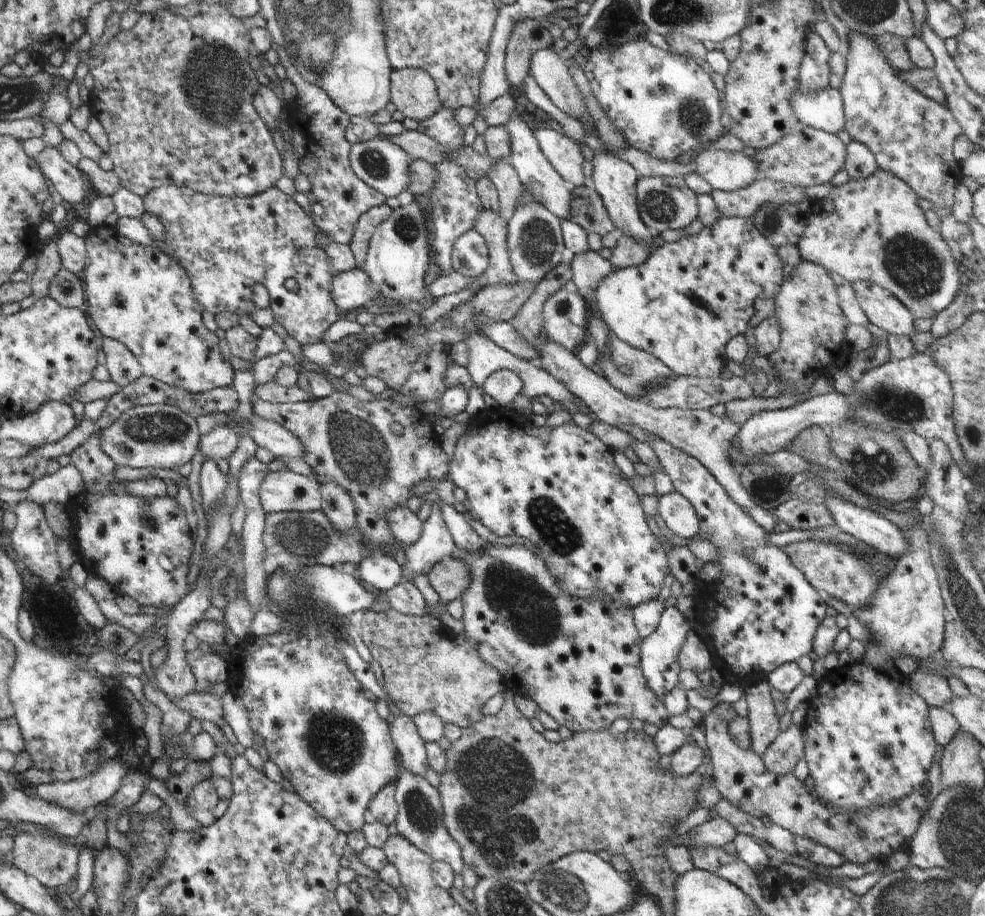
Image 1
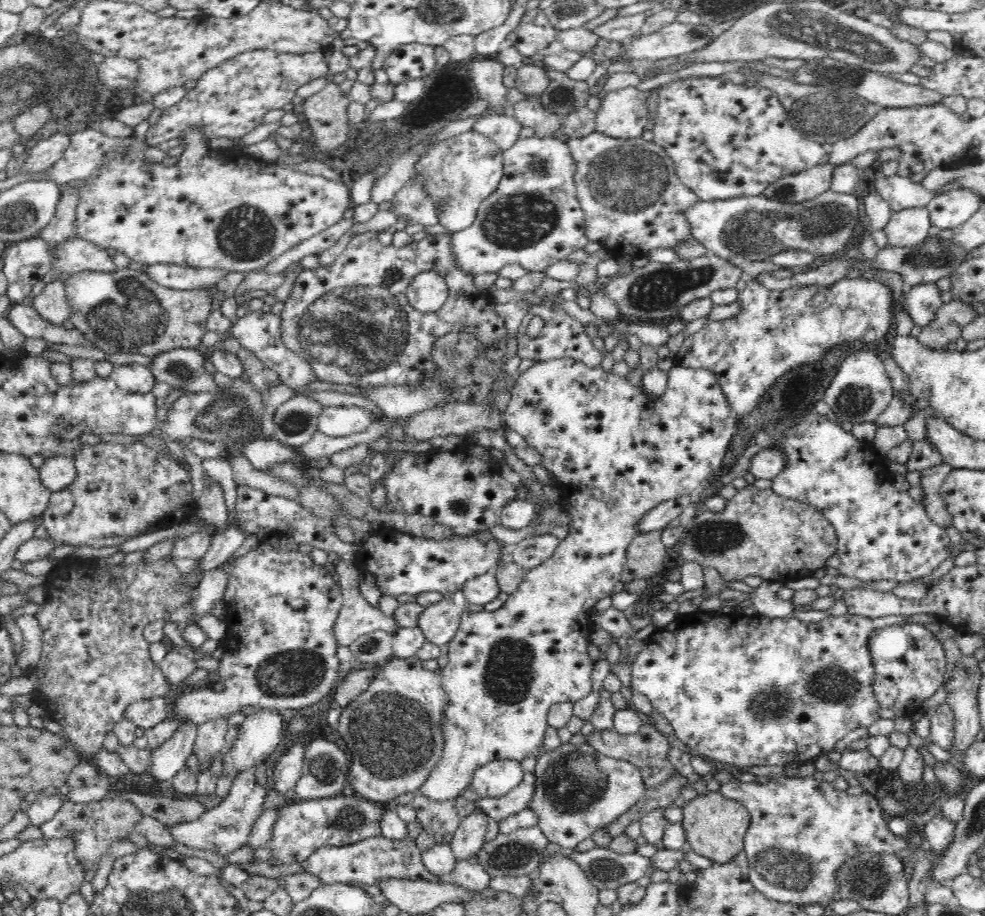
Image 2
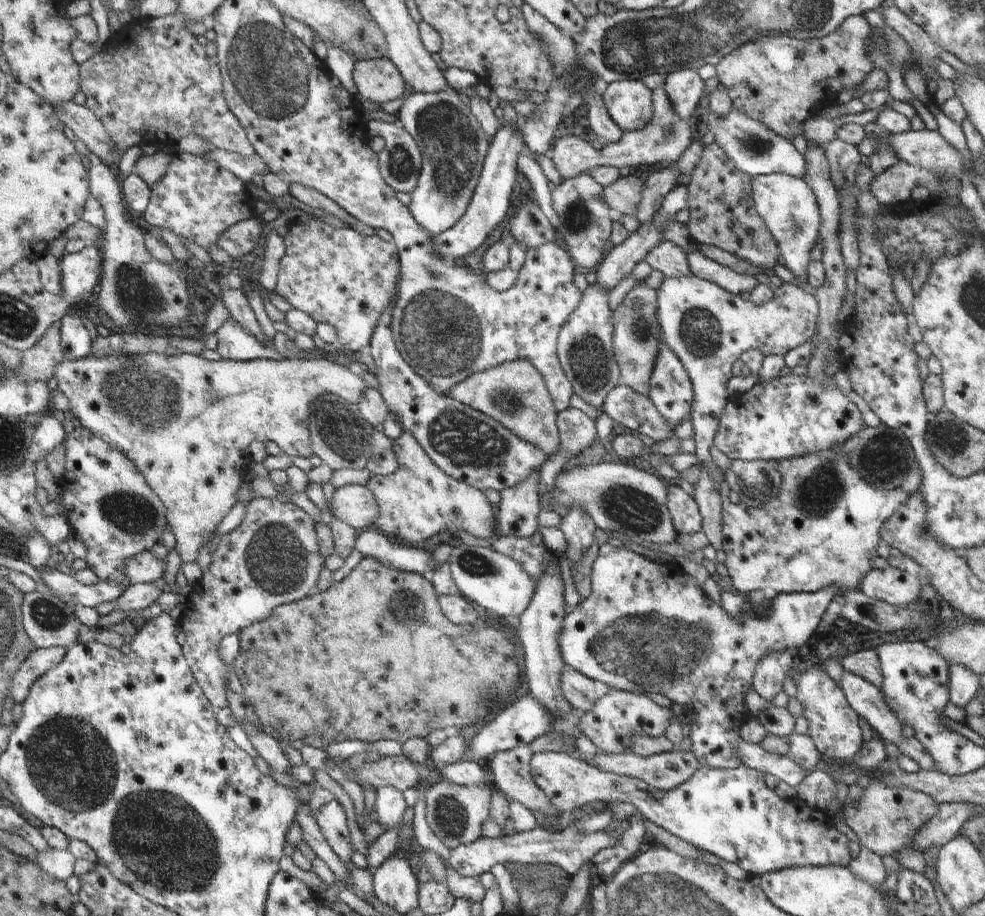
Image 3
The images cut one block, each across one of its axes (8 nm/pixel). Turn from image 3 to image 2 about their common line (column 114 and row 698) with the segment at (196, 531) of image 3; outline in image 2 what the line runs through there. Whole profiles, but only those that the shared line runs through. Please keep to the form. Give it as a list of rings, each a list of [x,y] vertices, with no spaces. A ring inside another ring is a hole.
[[[412,655],[408,658],[393,656],[381,663],[375,668],[376,674],[369,687],[350,702],[348,707],[343,708],[338,732],[352,755],[347,777],[360,798],[387,806],[393,805],[399,796],[416,794],[442,759],[445,746],[443,723],[447,708],[446,691],[442,688],[441,668],[427,670],[422,661]]]

